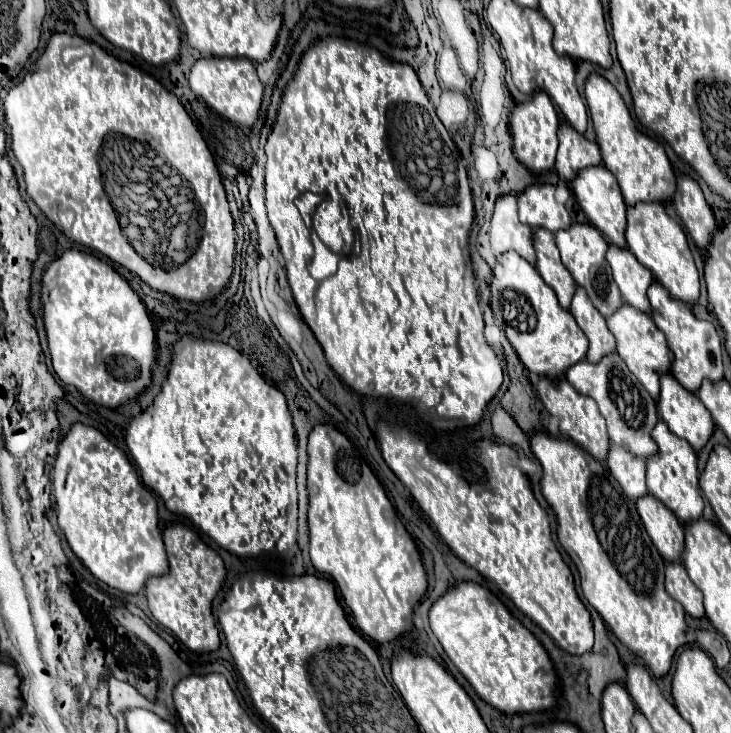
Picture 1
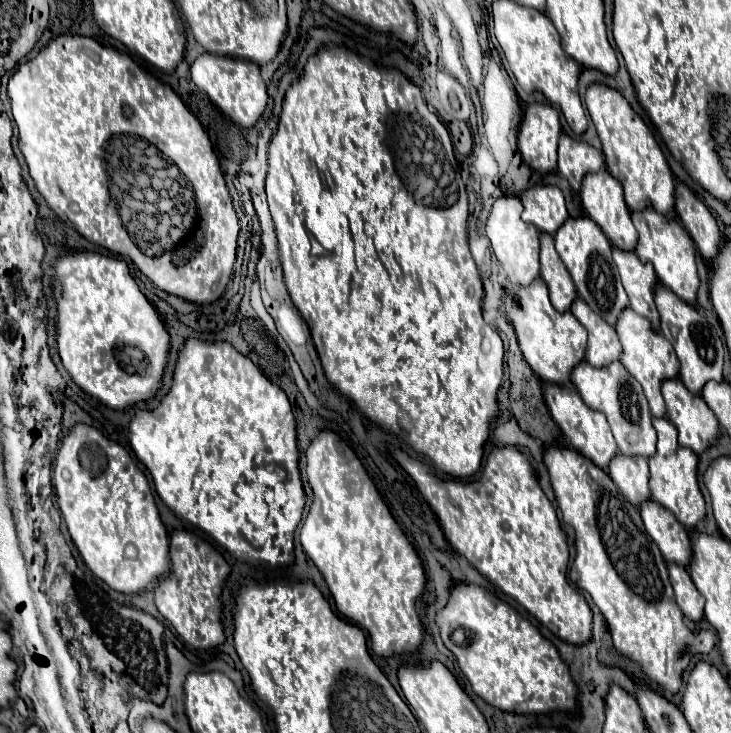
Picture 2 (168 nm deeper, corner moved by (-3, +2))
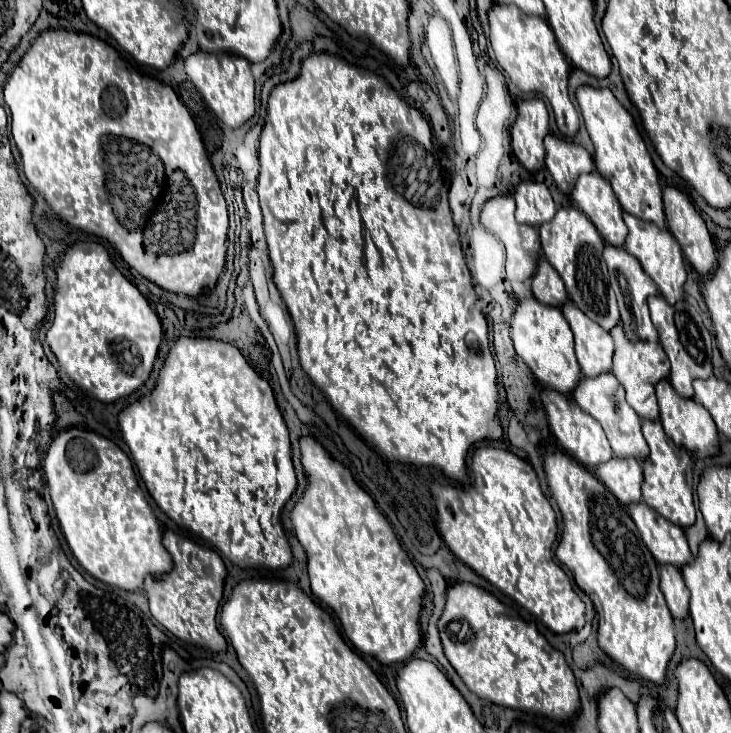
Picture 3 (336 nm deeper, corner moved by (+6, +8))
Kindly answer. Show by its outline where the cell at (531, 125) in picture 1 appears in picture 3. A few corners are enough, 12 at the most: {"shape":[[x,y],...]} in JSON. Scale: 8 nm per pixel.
{"shape":[[541,98],[517,102],[515,158],[529,172],[545,166],[549,112]]}

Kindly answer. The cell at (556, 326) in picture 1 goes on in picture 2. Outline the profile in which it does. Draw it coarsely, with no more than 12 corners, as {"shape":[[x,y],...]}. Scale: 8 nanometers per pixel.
{"shape":[[546,284],[516,286],[512,318],[532,372],[568,384],[586,328],[558,312]]}

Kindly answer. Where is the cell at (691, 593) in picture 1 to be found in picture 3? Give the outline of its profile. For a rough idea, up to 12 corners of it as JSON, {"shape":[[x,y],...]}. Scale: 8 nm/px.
{"shape":[[665,564],[661,592],[673,618],[689,614],[691,594],[681,570]]}

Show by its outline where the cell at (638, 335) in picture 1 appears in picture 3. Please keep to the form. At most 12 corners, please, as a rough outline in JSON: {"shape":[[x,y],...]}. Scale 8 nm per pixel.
{"shape":[[611,330],[611,372],[641,418],[659,418],[655,384],[669,376],[661,344]]}

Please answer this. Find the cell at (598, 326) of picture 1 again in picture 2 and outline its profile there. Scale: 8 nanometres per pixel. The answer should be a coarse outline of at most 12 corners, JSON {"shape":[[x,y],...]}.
{"shape":[[576,298],[570,312],[588,332],[586,360],[596,368],[622,354],[616,330]]}

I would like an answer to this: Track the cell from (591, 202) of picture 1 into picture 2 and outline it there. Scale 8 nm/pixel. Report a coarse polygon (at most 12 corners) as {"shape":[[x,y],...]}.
{"shape":[[606,170],[582,180],[586,214],[612,246],[634,250],[638,232],[622,184]]}

